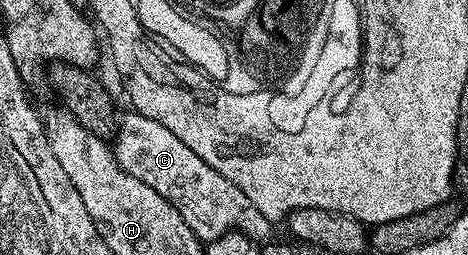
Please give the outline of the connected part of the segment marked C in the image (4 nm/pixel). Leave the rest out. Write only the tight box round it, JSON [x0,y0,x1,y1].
[112,112,240,227]

